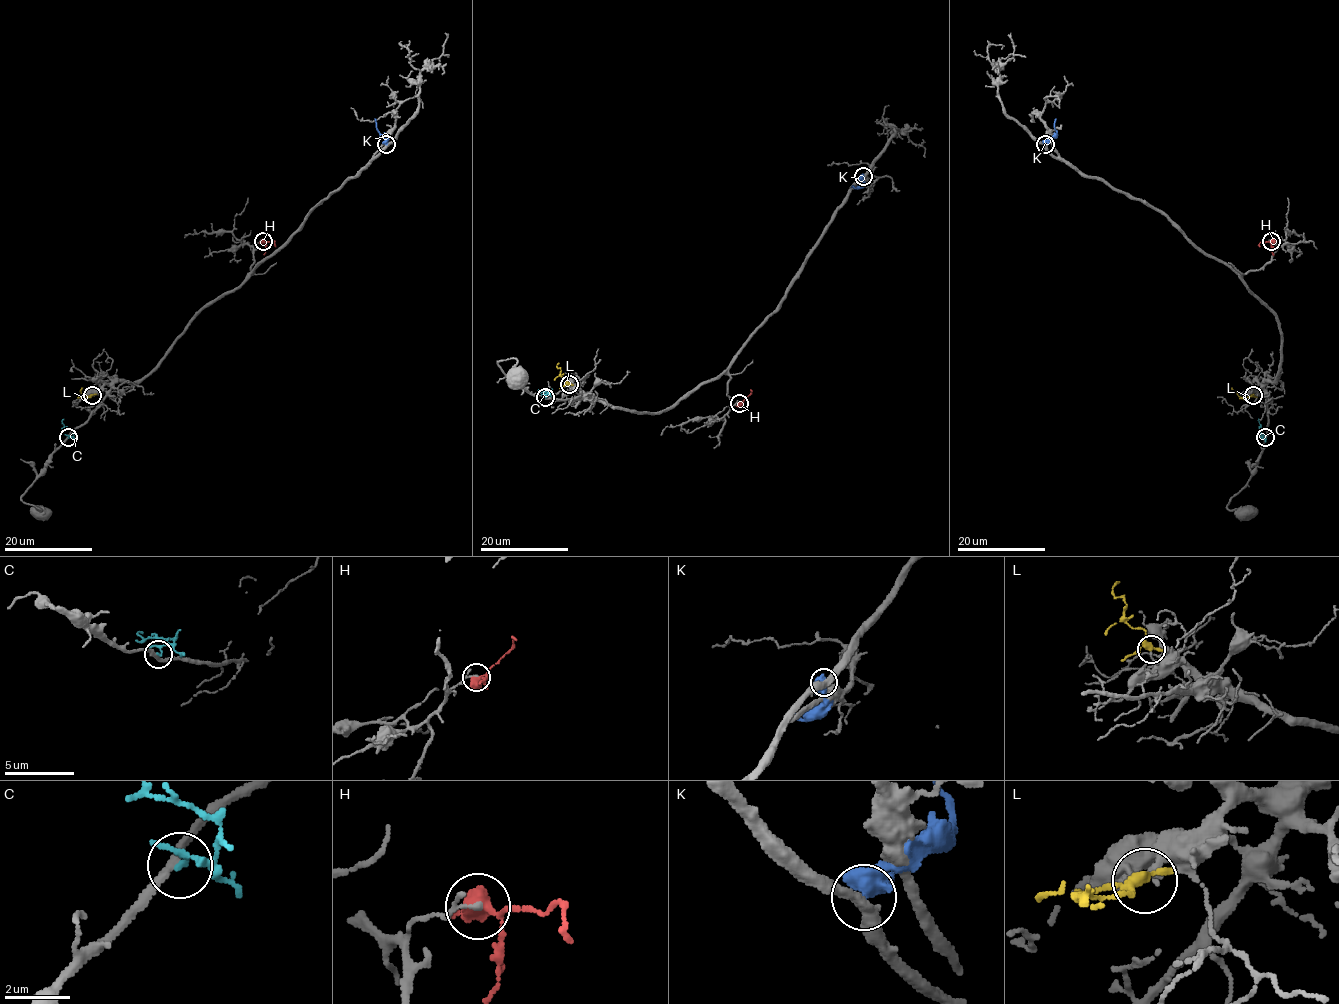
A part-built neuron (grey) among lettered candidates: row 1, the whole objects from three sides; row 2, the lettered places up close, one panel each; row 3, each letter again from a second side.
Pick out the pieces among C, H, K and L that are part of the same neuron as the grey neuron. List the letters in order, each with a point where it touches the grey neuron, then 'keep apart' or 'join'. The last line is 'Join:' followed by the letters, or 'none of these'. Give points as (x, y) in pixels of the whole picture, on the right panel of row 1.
C: (1265, 437) | keep apart
H: (1271, 241) | keep apart
K: (1045, 144) | keep apart
L: (1253, 395) | join
Join: L

